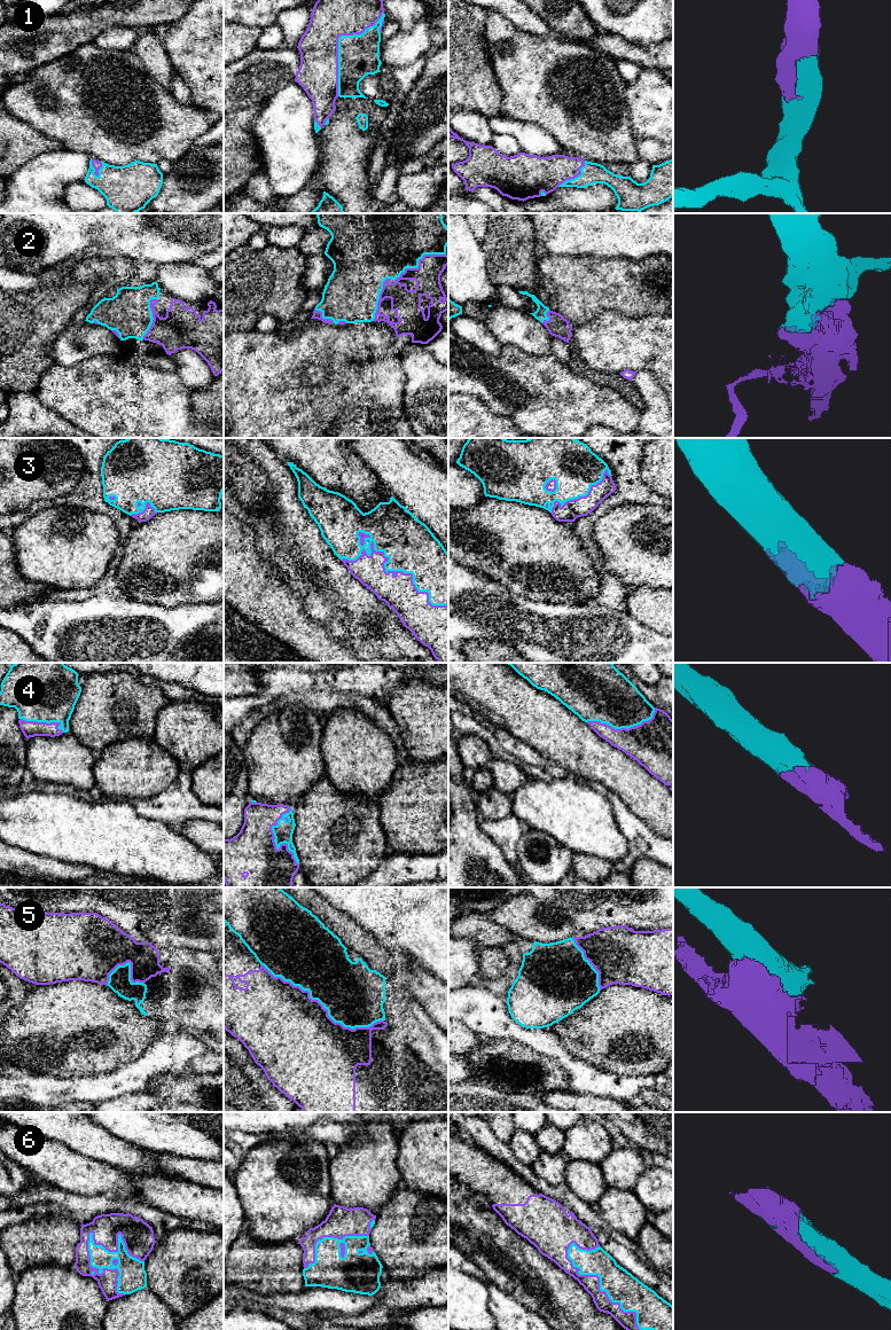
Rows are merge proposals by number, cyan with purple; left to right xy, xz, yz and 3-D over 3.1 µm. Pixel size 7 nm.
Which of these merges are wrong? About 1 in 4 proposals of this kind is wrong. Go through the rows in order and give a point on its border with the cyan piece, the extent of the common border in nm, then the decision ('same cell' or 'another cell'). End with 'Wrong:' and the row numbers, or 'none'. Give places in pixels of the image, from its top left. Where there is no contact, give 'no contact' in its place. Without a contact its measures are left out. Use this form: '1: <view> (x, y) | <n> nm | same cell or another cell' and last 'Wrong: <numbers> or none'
1: xz (338, 42) | 650 nm | same cell
2: xz (417, 261) | 400 nm | same cell
3: xz (392, 570) | 850 nm | same cell
4: xz (274, 840) | 420 nm | same cell
5: xz (322, 1004) | 950 nm | another cell
6: xy (102, 1268) | 500 nm | same cell
Wrong: 5

